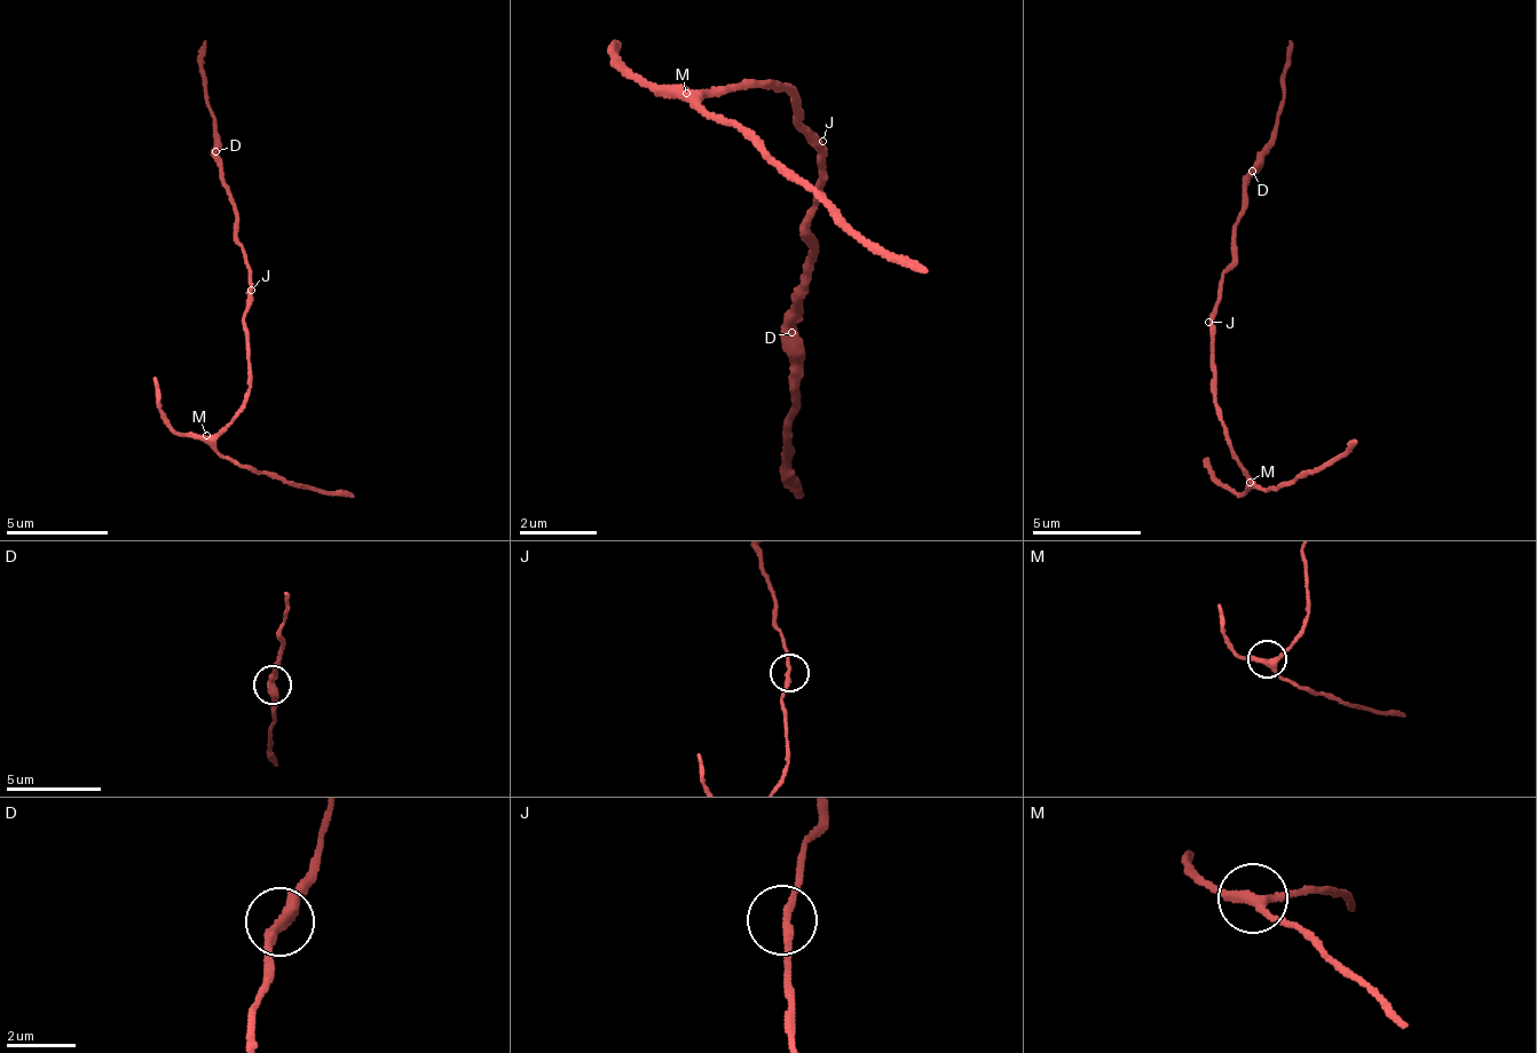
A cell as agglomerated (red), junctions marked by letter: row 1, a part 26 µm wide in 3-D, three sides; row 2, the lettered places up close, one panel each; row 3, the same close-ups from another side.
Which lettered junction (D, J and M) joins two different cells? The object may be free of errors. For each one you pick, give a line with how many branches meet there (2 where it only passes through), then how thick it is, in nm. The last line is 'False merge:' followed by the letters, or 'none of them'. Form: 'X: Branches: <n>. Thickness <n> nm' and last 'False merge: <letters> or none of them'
False merge: none of them

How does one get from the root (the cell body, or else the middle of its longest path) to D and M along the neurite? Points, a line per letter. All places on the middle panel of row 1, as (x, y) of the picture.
D: (812, 150), (828, 165), (820, 179), (826, 194), (804, 232), (814, 259), (794, 333)
M: (812, 150), (805, 132), (791, 120), (799, 116), (787, 82), (772, 89), (758, 78), (737, 89), (686, 93)

